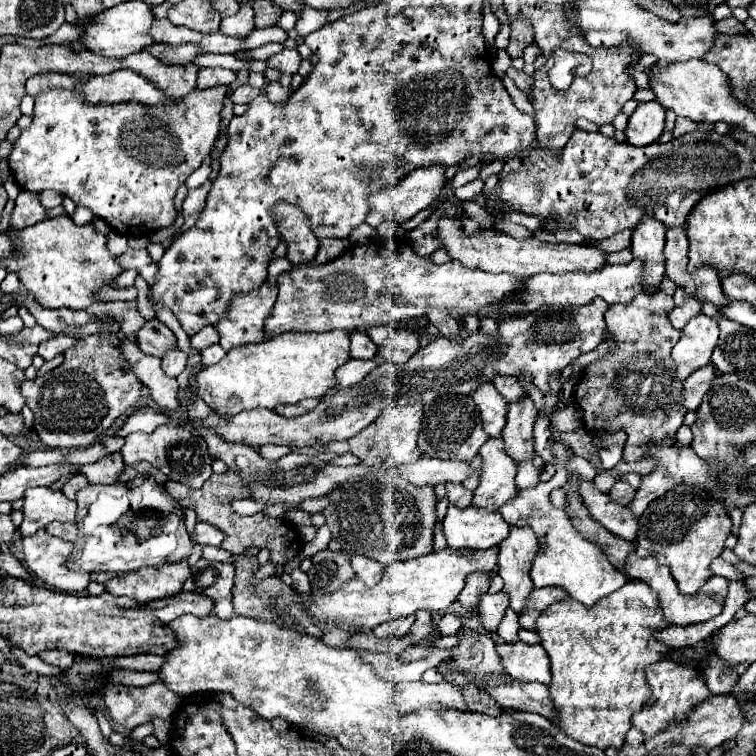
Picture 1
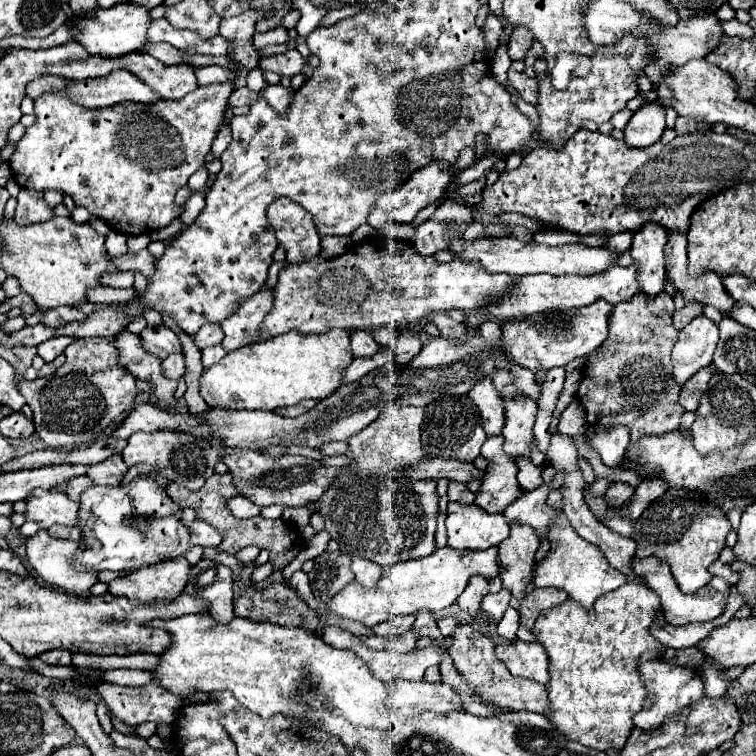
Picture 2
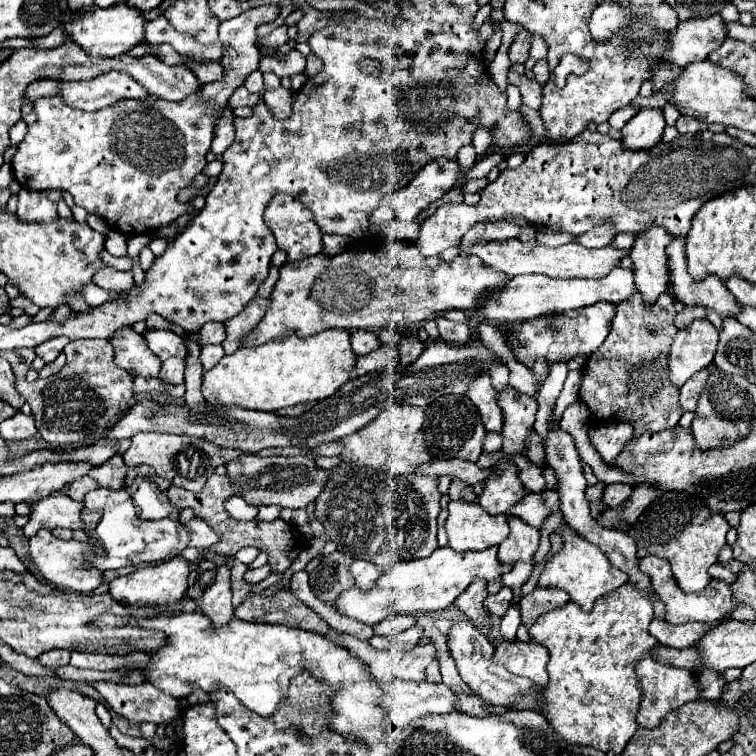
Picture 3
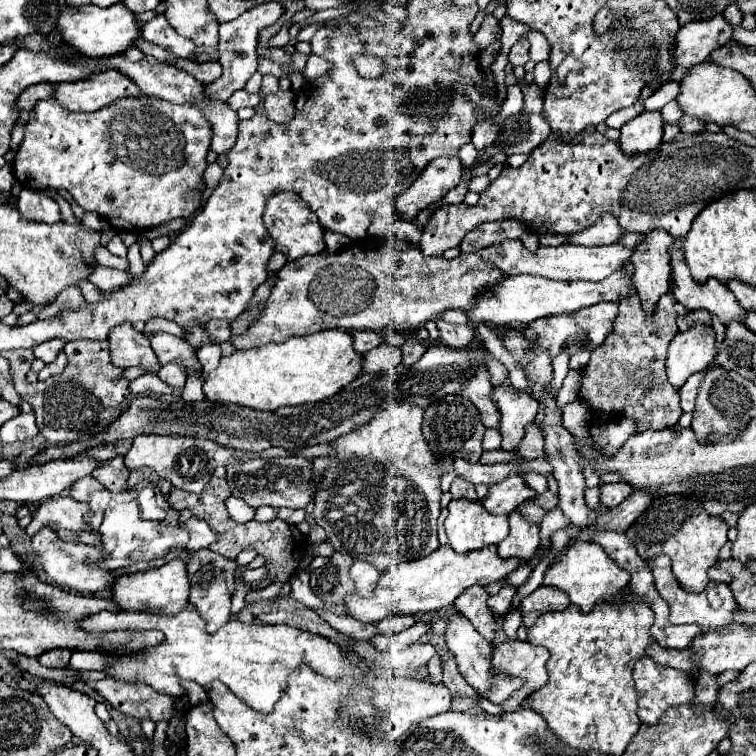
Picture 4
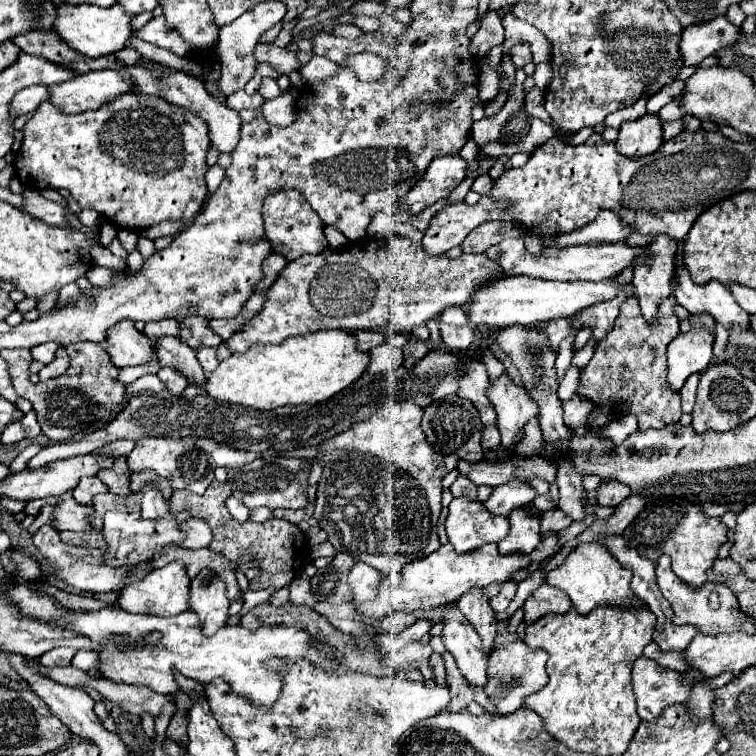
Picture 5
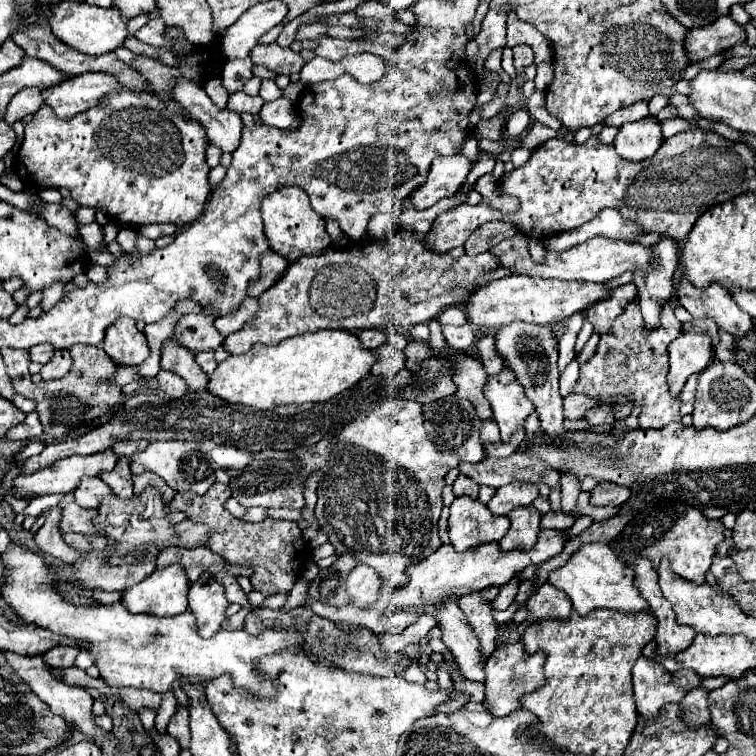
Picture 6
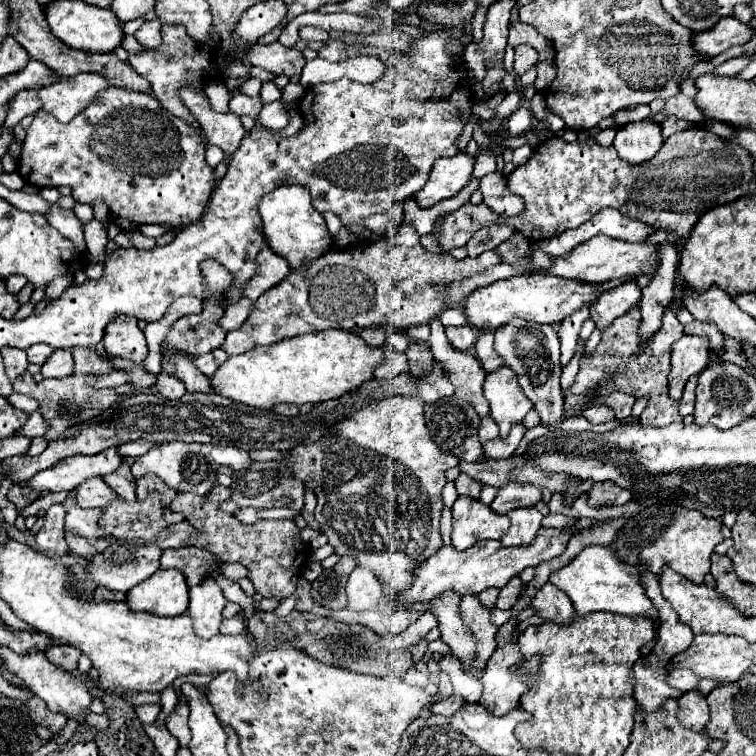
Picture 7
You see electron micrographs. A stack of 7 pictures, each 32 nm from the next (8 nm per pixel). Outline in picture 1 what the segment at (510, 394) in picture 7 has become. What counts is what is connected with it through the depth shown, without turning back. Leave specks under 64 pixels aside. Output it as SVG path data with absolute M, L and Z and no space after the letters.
M520 398L516 402L508 402L506 426L502 430L504 438L504 452L512 456L514 462L532 460L534 452L534 420L536 420L536 406L530 398Z

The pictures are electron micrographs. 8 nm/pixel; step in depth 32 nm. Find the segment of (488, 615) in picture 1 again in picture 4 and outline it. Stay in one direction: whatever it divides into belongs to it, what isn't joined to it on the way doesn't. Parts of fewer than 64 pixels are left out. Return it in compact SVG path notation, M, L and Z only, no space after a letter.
M504 584L502 590L496 596L490 596L488 598L488 606L492 608L492 612L496 616L502 616L502 614L506 614L506 610L508 610L514 594L516 594L516 588L512 584Z

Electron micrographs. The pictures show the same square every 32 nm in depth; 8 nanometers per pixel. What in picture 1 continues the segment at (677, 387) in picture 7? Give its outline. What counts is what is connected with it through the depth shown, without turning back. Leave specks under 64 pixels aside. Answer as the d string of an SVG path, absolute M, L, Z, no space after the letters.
M704 314L694 316L684 328L678 344L672 348L676 378L686 380L692 372L706 366L718 344L718 322Z

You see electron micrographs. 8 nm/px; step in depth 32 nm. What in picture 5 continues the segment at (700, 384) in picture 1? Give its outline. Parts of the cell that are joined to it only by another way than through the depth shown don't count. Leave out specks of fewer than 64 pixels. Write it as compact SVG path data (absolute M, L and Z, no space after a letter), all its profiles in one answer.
M692 374L684 388L680 390L680 398L682 398L682 412L684 414L690 414L692 408L694 408L694 398L696 398L696 386L698 386L698 380L700 380L700 374Z

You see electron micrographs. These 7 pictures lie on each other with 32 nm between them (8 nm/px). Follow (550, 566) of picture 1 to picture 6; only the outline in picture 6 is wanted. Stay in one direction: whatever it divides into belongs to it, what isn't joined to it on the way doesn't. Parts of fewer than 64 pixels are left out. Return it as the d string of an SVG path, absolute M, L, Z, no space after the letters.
M586 544L568 560L566 566L554 570L548 582L568 594L580 616L598 608L616 612L652 612L648 600L644 600L640 590L634 586L634 568L620 562L618 554L612 552L608 544Z

